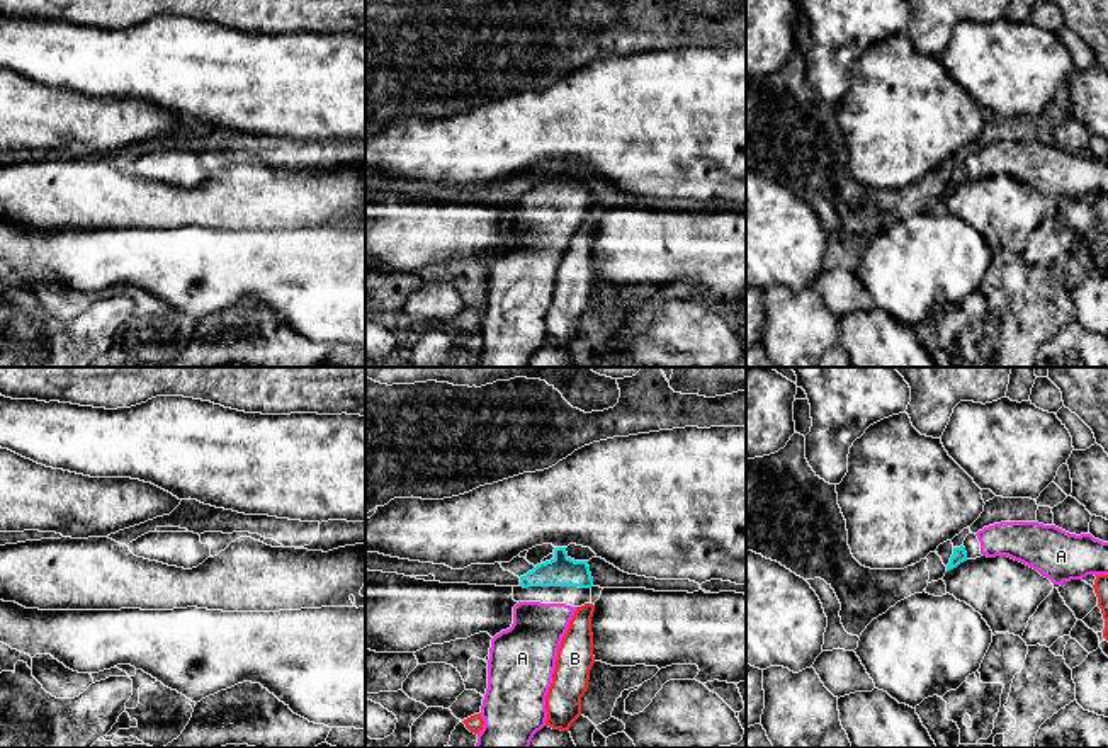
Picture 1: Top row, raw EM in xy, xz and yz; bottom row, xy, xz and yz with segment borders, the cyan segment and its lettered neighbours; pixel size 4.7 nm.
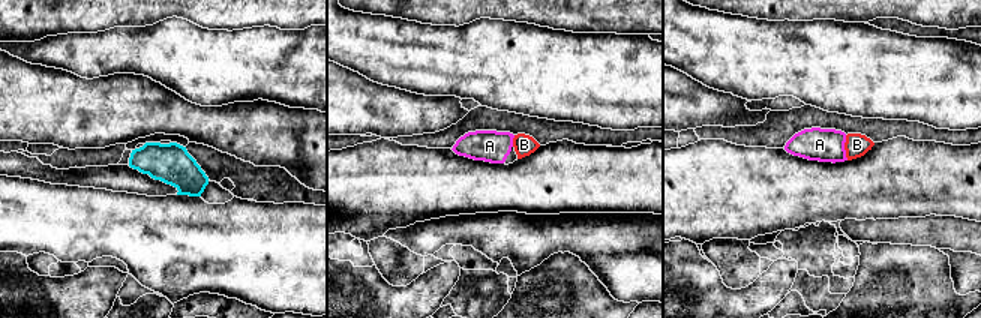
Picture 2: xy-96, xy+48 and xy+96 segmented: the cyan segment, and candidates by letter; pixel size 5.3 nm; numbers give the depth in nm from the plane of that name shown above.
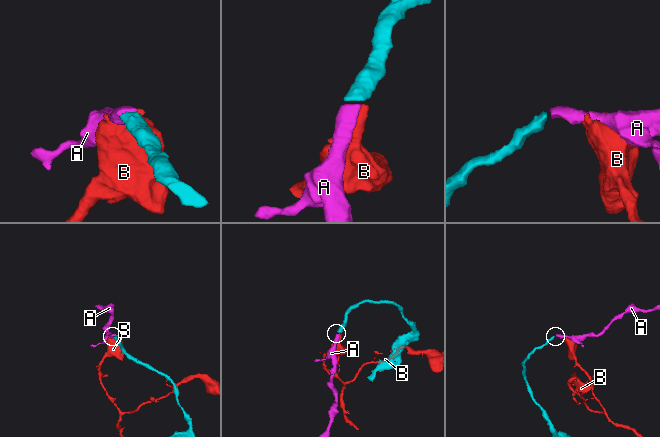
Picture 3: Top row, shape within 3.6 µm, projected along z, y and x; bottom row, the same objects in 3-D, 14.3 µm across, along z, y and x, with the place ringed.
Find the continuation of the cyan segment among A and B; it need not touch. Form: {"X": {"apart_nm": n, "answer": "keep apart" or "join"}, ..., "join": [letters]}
{"A": {"apart_nm": 70, "answer": "join"}, "B": {"apart_nm": 80, "answer": "keep apart"}, "join": ["A"]}

